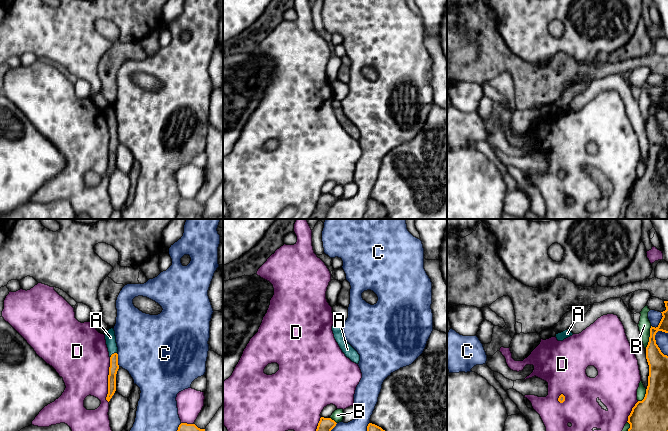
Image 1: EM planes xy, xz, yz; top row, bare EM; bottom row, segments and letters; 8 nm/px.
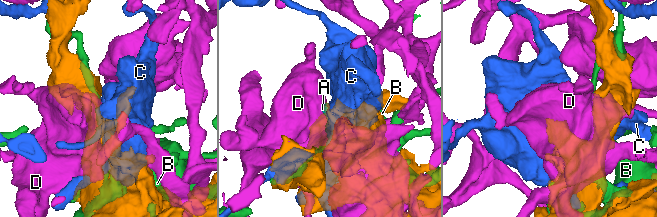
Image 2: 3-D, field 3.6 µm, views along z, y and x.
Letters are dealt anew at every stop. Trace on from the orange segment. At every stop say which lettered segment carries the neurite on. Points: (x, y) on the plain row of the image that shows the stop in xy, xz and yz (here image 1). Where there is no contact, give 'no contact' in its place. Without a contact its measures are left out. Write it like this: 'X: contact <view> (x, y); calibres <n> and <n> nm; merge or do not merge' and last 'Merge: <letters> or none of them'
A: contact xy (112, 130); calibres 70 and 90 nm; merge
B: contact yz (649, 113); calibres 160 and 100 nm; do not merge
C: contact xy (117, 136); calibres 70 and 460 nm; do not merge
D: contact xy (108, 156); calibres 70 and 420 nm; do not merge
Merge: A

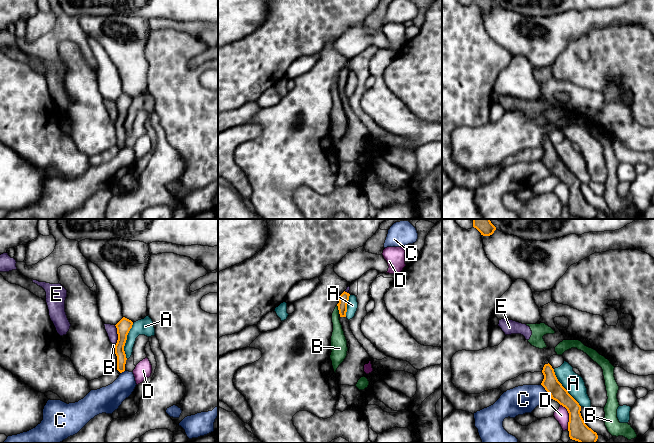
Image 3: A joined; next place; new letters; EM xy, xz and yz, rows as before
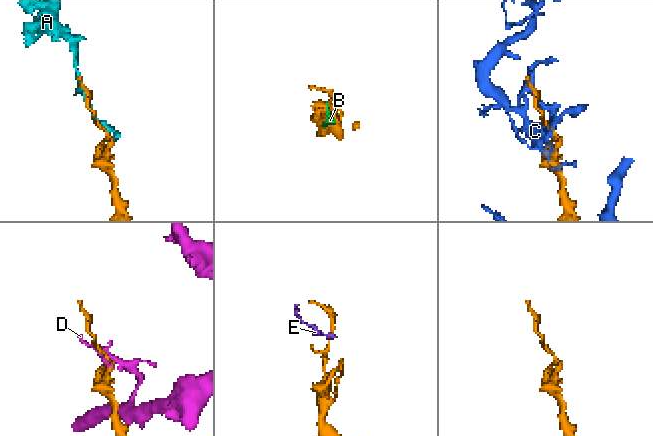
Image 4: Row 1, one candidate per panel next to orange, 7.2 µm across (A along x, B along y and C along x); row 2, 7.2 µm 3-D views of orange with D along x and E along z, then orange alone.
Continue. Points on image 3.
A: contact yz (564, 164); calibres 130 and 160 nm; do not merge
B: contact xz (338, 85); calibres 80 and 130 nm; do not merge
C: contact yz (546, 166); calibres 130 and 220 nm; do not merge
D: contact yz (569, 192); calibres 160 and 110 nm; do not merge
E: contact xy (117, 109); calibres 110 and 90 nm; do not merge
Merge: none of them

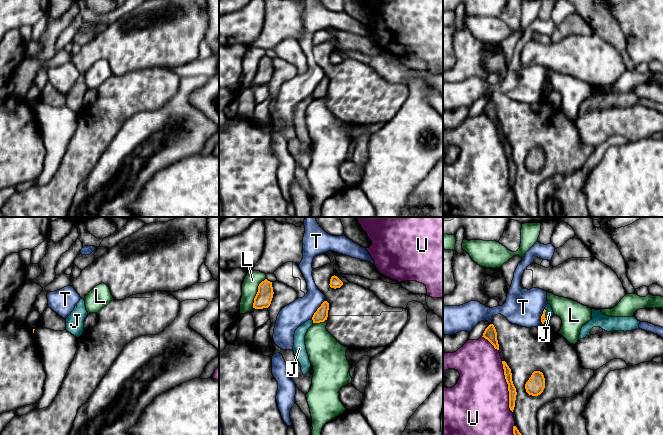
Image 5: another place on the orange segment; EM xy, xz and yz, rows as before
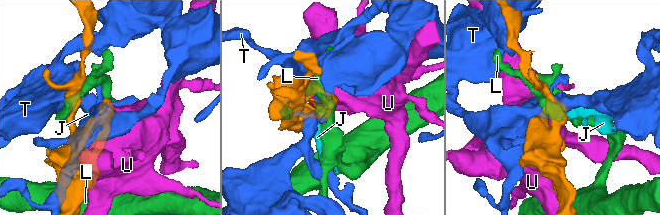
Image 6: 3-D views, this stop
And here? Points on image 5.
J: contact xz (313, 97); calibres 100 and 110 nm; do not merge
L: contact xz (257, 69); calibres 140 and 130 nm; do not merge
T: contact xz (317, 85); calibres 100 and 200 nm; do not merge
U: contact yz (508, 163); calibres 60 and 460 nm; do not merge
Merge: none of them

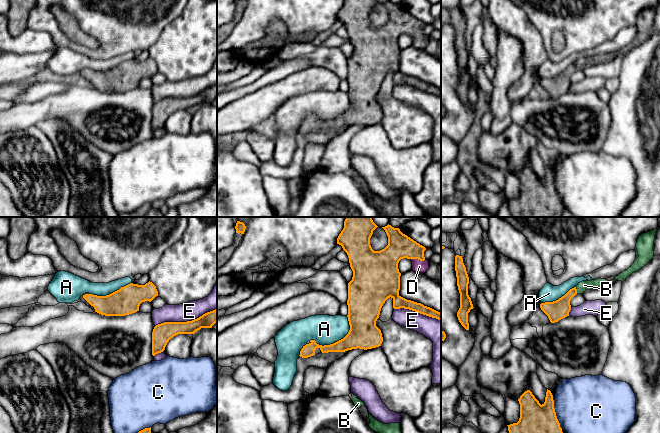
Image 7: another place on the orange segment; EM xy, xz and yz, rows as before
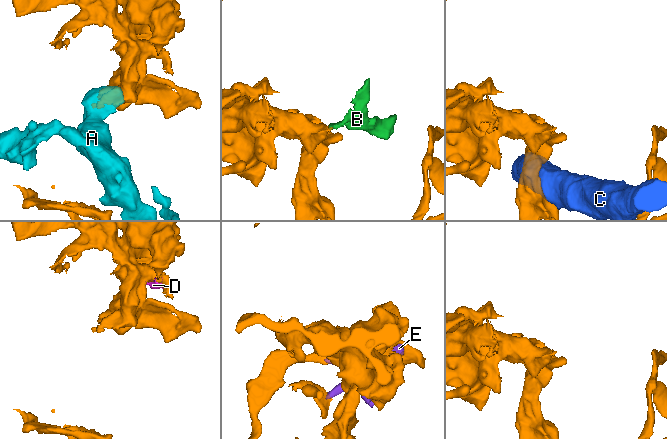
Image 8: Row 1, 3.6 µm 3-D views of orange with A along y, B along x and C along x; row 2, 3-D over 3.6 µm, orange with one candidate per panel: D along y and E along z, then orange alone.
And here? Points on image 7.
A: contact xz (337, 117); calibres 240 and 240 nm; do not merge
B: contact yz (576, 66); calibres 160 and 80 nm; merge
C: contact yz (555, 190); calibres 400 and 480 nm; do not merge
D: contact xz (418, 35); calibres 200 and 100 nm; merge
E: contact xy (185, 98); calibres 160 and 150 nm; do not merge
Merge: B, D

